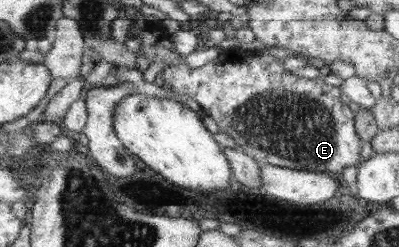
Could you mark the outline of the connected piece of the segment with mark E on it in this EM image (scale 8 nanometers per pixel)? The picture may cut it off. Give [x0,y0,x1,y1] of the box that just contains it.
[132,20,365,176]

